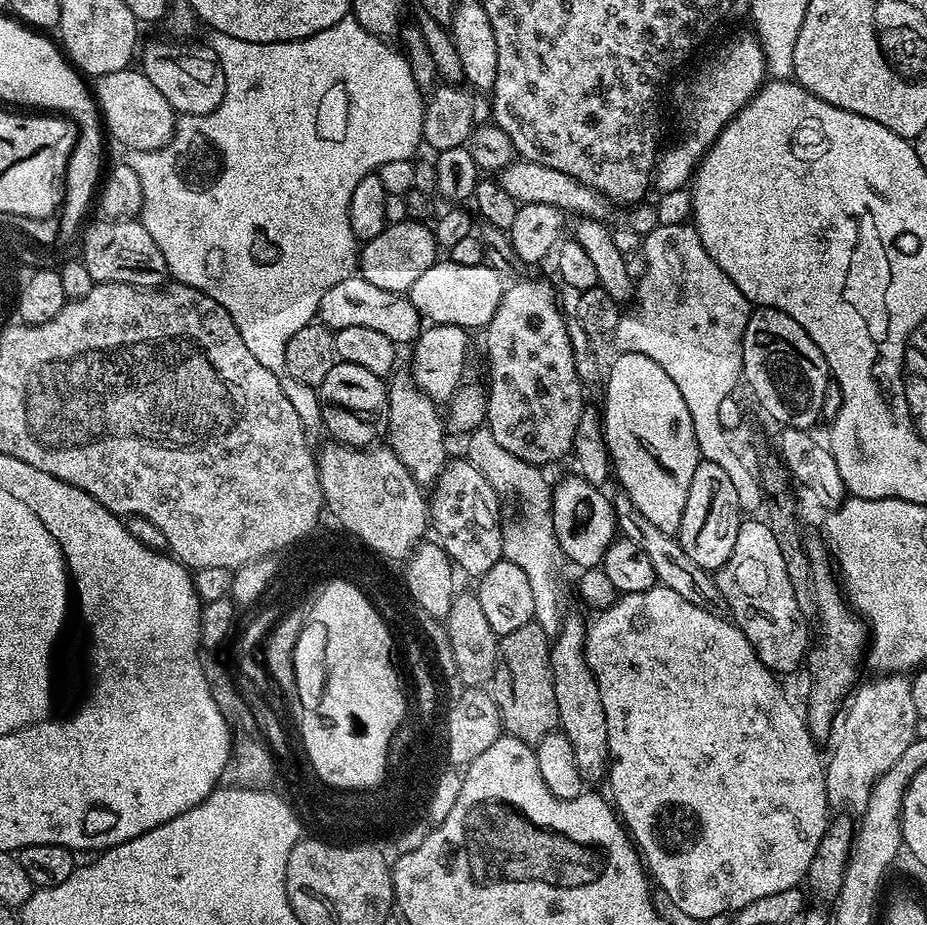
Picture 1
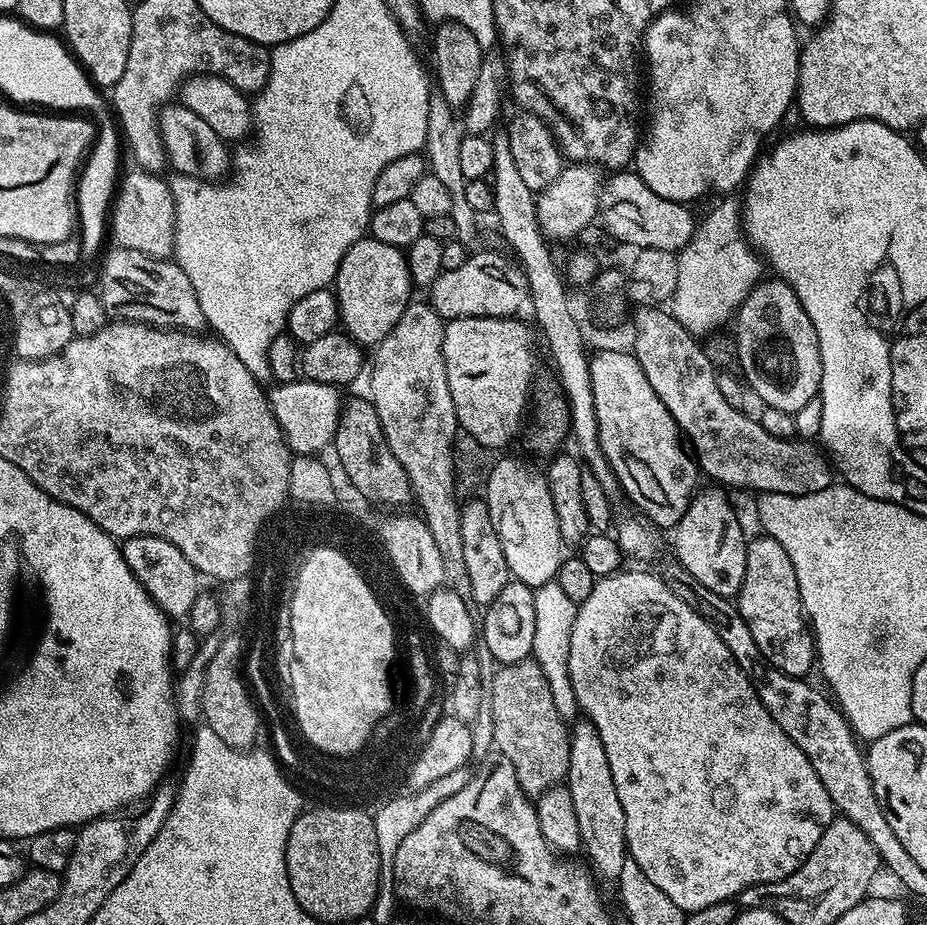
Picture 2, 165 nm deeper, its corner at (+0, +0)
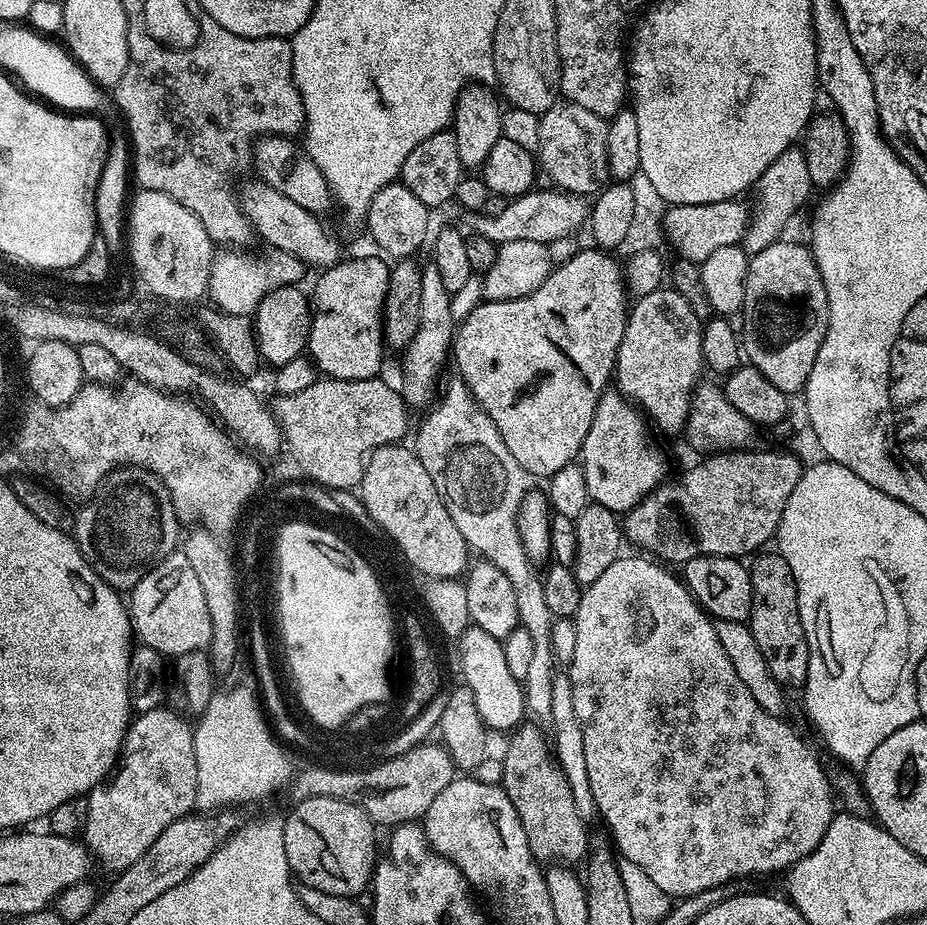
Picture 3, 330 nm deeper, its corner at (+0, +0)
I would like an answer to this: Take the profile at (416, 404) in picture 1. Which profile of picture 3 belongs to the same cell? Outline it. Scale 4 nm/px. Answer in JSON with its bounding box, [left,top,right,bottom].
[400,260,456,405]

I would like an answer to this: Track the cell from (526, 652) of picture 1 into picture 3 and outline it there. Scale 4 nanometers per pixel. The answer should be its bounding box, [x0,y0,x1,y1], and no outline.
[502,722,589,866]

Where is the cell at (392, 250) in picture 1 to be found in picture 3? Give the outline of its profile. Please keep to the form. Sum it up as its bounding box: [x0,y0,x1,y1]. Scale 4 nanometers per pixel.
[306,255,390,380]

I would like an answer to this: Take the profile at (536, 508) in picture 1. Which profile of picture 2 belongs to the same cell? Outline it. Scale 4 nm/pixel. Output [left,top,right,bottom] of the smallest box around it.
[531,582,580,722]

